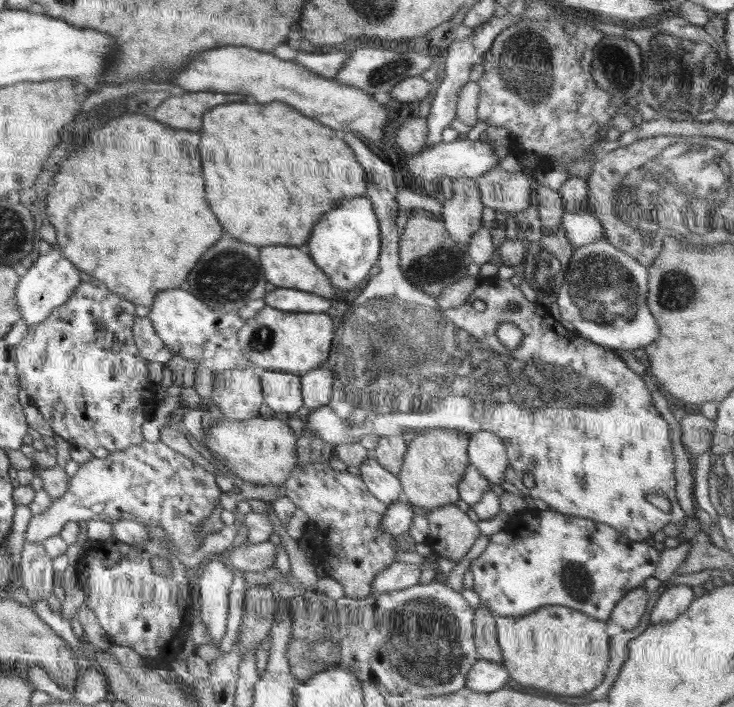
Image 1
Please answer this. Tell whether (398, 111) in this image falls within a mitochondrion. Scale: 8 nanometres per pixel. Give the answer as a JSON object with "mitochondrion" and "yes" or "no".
{"mitochondrion":"no"}

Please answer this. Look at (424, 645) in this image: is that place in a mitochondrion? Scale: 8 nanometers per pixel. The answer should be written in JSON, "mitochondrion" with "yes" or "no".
{"mitochondrion":"yes"}

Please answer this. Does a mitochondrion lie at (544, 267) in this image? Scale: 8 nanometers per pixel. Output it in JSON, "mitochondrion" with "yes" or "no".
{"mitochondrion":"yes"}

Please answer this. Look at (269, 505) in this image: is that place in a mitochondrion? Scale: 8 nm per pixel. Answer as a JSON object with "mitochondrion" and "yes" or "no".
{"mitochondrion":"no"}

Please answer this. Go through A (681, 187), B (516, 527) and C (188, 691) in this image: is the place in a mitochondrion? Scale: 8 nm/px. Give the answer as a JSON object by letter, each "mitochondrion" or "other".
{"A":"mitochondrion","B":"other","C":"other"}

